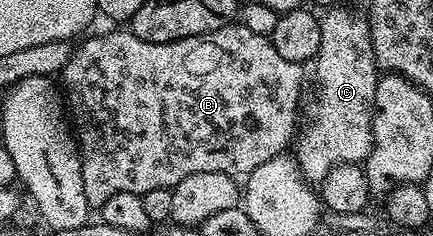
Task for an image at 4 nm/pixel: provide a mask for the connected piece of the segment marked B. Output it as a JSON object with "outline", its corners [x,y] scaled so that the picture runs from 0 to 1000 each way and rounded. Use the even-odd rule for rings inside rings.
{"outline":[[[550,97],[522,106],[473,148],[409,165],[400,182],[335,182],[298,131],[238,140],[231,157],[206,161],[185,208],[180,195],[166,220],[141,314],[145,339],[141,377],[150,398],[150,445],[159,466],[171,568],[180,585],[196,839],[206,869],[210,877],[238,869],[242,843],[254,843],[259,826],[279,826],[279,809],[328,826],[365,801],[397,805],[409,775],[418,775],[418,758],[436,758],[436,742],[457,742],[464,725],[510,725],[520,742],[552,758],[584,729],[614,678],[651,653],[674,610],[677,568],[684,559],[681,458],[691,445],[691,390],[700,377],[700,292],[702,280],[693,263],[649,250],[624,157],[591,148],[587,131],[575,131],[575,114]]]}

